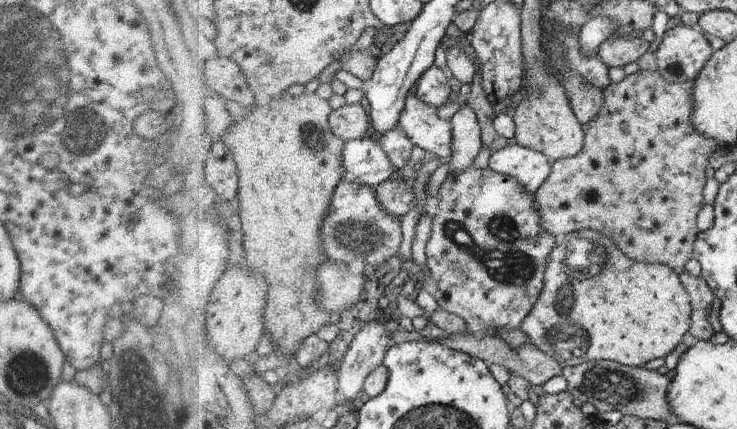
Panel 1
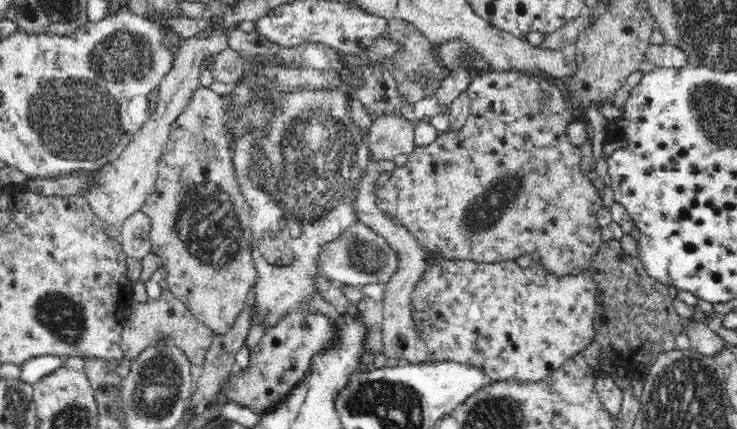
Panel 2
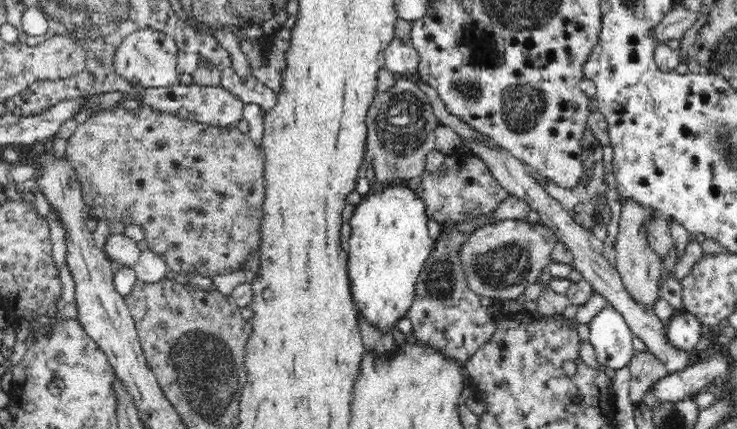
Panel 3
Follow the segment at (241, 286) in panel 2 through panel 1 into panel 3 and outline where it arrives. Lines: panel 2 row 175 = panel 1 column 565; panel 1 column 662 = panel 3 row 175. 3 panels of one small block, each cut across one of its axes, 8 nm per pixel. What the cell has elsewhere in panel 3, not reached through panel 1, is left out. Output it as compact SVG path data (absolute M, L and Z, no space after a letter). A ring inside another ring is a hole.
M144 103L134 111L116 106L98 112L96 116L91 116L76 128L74 134L66 141L65 158L78 173L78 181L82 185L82 197L84 197L87 216L97 220L109 219L124 222L126 226L130 224L140 226L145 231L144 240L148 242L149 249L159 254L166 261L169 270L176 272L174 274L181 273L187 276L193 273L211 277L218 274L227 274L226 270L231 270L231 272L244 270L241 268L242 264L246 259L258 252L260 248L262 204L264 182L266 182L266 179L264 179L265 155L247 134L240 132L237 126L216 127L215 125L185 120L170 114L156 112L148 104Z

